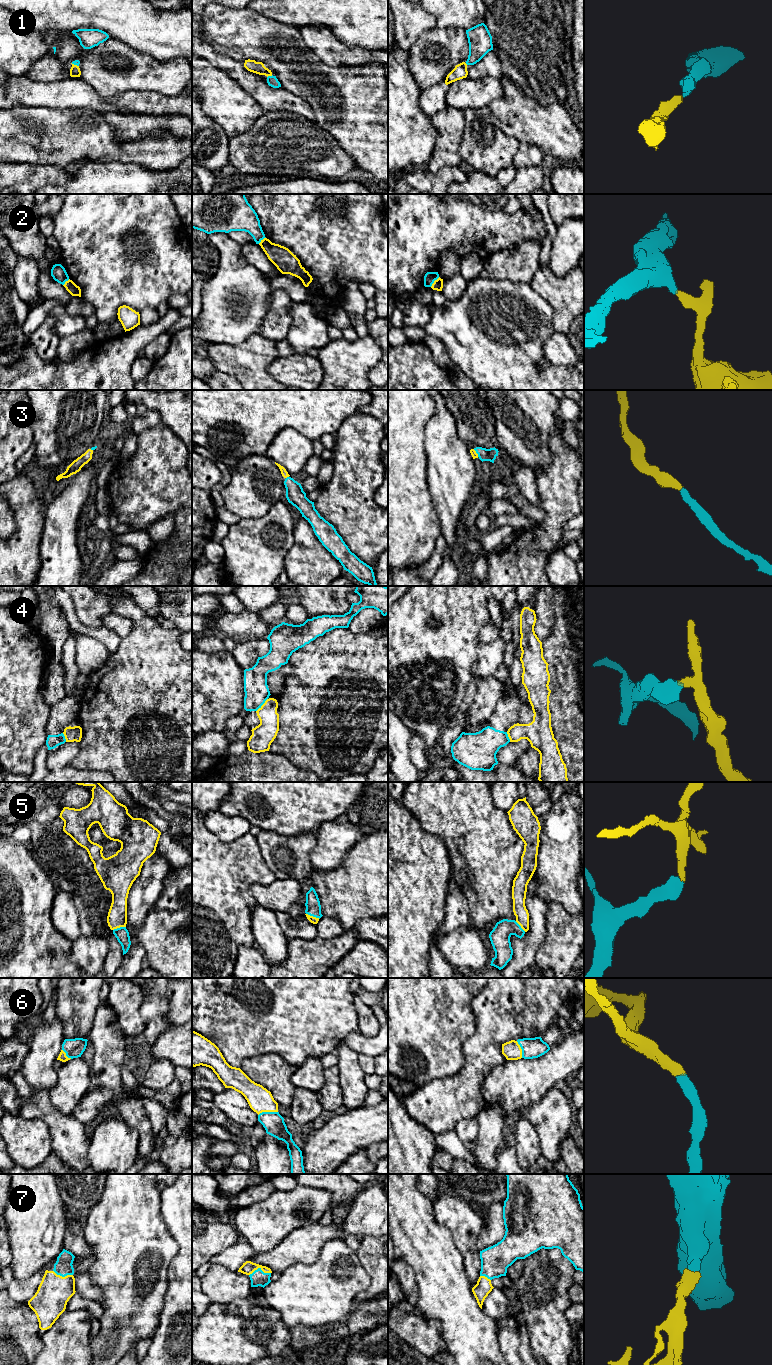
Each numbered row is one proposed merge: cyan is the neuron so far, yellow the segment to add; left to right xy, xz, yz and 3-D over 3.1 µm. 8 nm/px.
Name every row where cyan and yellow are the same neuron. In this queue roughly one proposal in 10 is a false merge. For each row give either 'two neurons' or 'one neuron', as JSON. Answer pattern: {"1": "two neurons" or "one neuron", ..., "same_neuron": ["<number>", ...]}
{"1": "one neuron", "2": "two neurons", "3": "one neuron", "4": "two neurons", "5": "one neuron", "6": "one neuron", "7": "one neuron", "same_neuron": ["1", "3", "5", "6", "7"]}

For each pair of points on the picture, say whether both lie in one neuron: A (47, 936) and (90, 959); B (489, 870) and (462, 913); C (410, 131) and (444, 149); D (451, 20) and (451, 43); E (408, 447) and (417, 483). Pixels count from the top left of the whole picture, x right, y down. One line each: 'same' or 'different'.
A: different
B: different
C: different
D: different
E: same

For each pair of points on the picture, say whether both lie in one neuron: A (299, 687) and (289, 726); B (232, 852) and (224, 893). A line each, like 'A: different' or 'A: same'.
A: same
B: same

